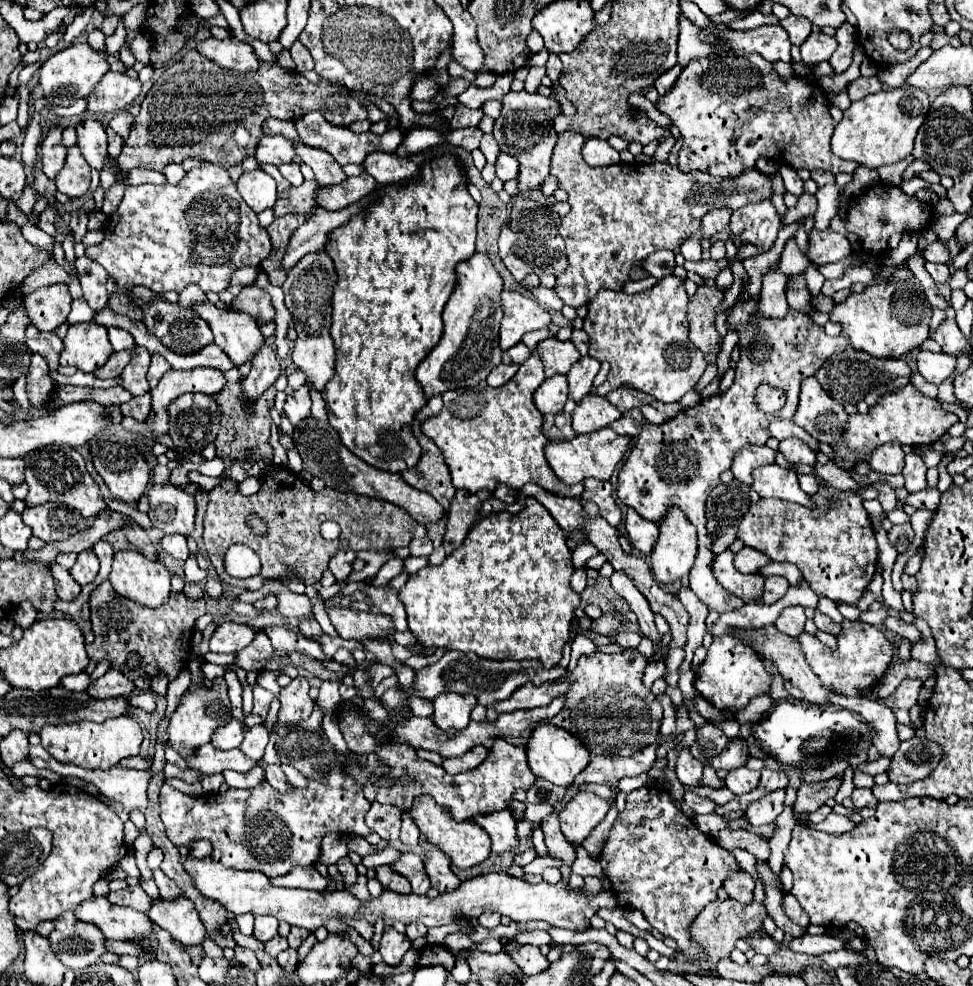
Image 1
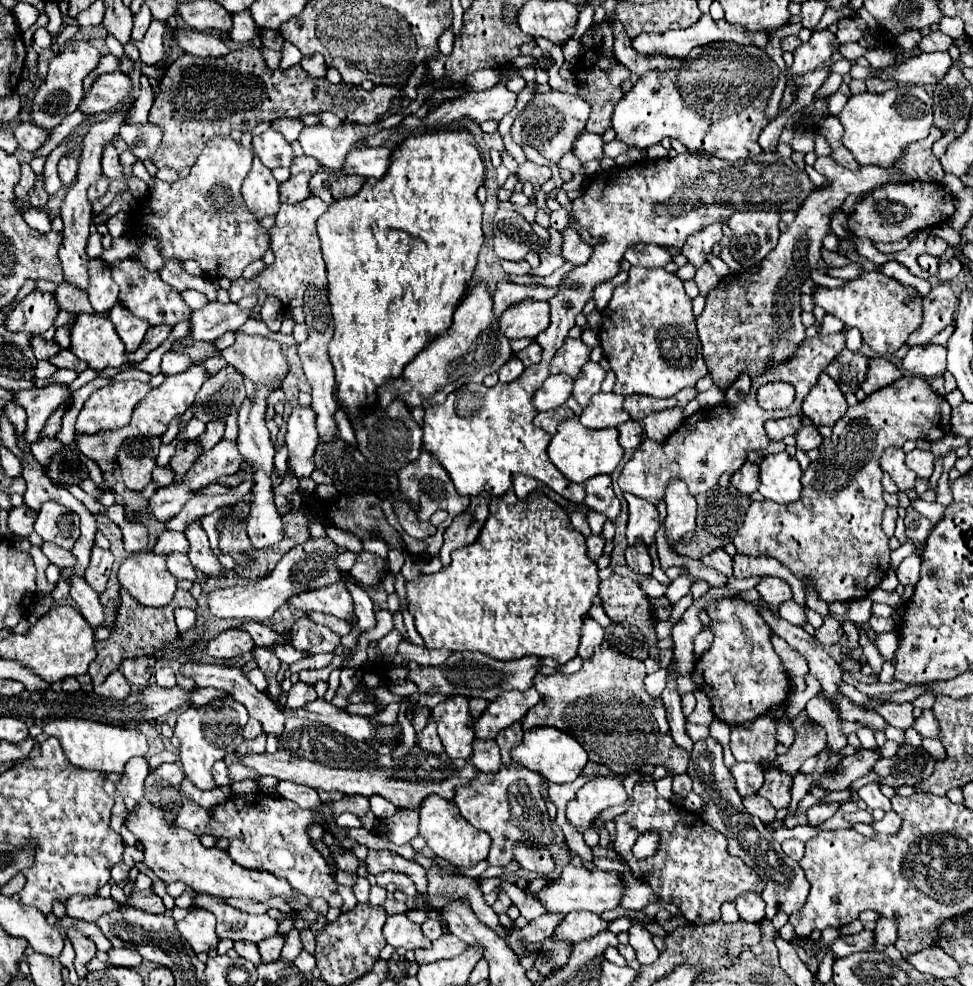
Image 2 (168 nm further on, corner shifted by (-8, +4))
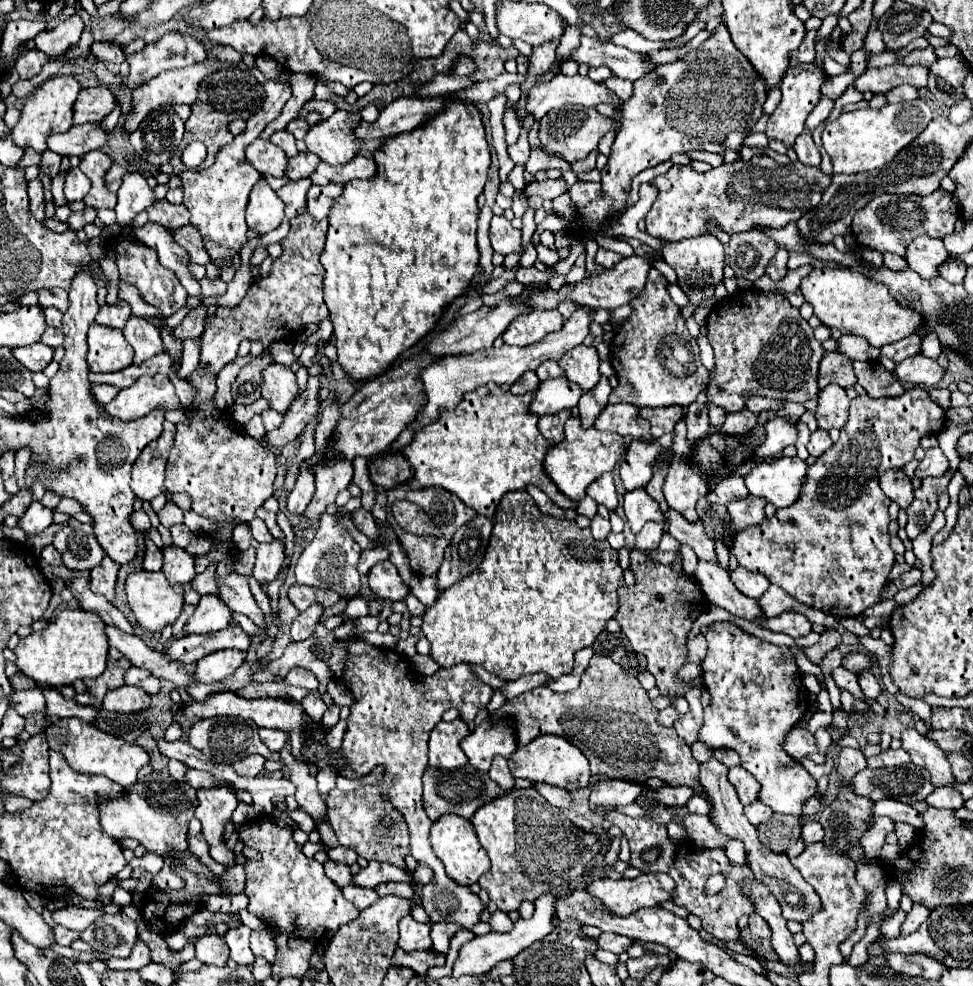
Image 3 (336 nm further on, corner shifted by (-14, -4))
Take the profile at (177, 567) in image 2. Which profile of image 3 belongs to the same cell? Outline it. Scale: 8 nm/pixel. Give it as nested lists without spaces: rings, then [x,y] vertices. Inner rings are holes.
[[[210,564],[202,574],[196,574],[196,578],[190,582],[192,588],[194,588],[198,594],[216,594],[214,574],[216,574],[216,564]]]

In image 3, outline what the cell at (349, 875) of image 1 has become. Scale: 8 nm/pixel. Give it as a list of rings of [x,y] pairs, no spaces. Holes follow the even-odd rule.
[[[328,860],[324,864],[326,868],[326,876],[340,888],[348,886],[352,882],[352,874],[350,874],[350,866],[348,864],[342,864],[342,862],[334,862],[334,860]]]

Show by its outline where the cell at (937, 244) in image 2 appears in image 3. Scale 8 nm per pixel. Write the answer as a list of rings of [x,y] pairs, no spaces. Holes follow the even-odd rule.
[[[930,236],[914,238],[906,252],[908,266],[926,280],[934,280],[934,276],[938,276],[938,264],[942,264],[946,258],[948,252],[942,240]]]

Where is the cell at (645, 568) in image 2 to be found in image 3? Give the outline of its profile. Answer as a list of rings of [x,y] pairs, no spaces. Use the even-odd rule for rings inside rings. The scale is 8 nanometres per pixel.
[[[664,522],[660,524],[646,524],[646,528],[642,528],[638,534],[636,534],[636,550],[648,554],[648,552],[654,552],[660,544],[660,538],[664,534]]]

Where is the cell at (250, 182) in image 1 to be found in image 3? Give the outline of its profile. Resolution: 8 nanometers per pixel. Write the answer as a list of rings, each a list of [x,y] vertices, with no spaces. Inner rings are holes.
[[[264,178],[256,182],[250,192],[246,208],[246,224],[250,230],[266,234],[276,230],[284,220],[284,204]]]

